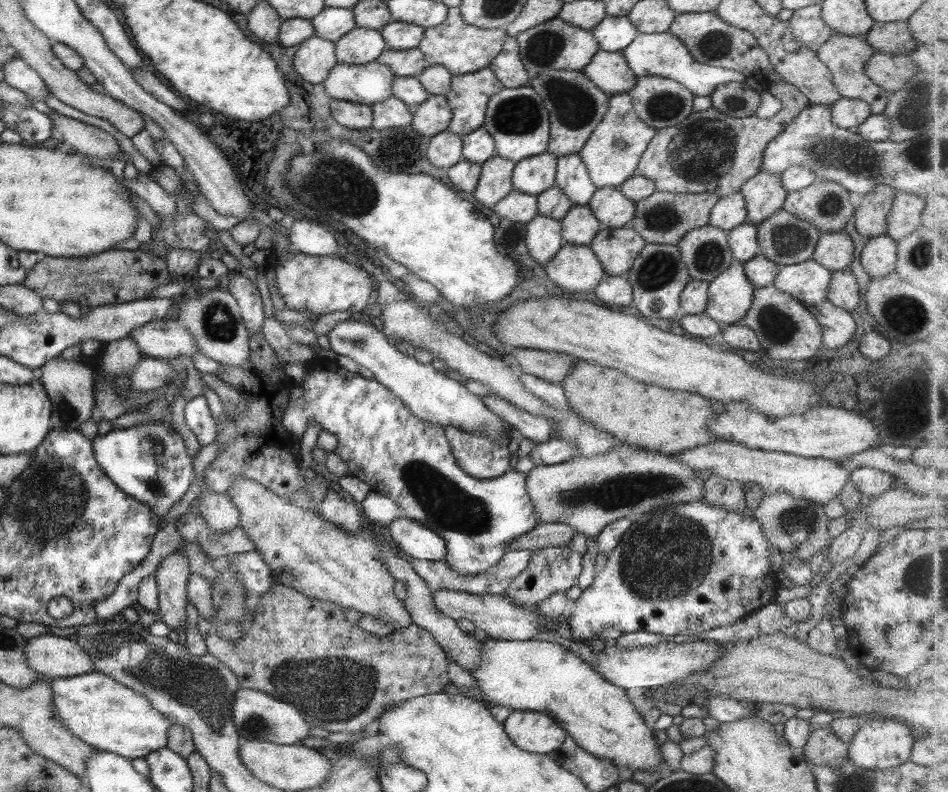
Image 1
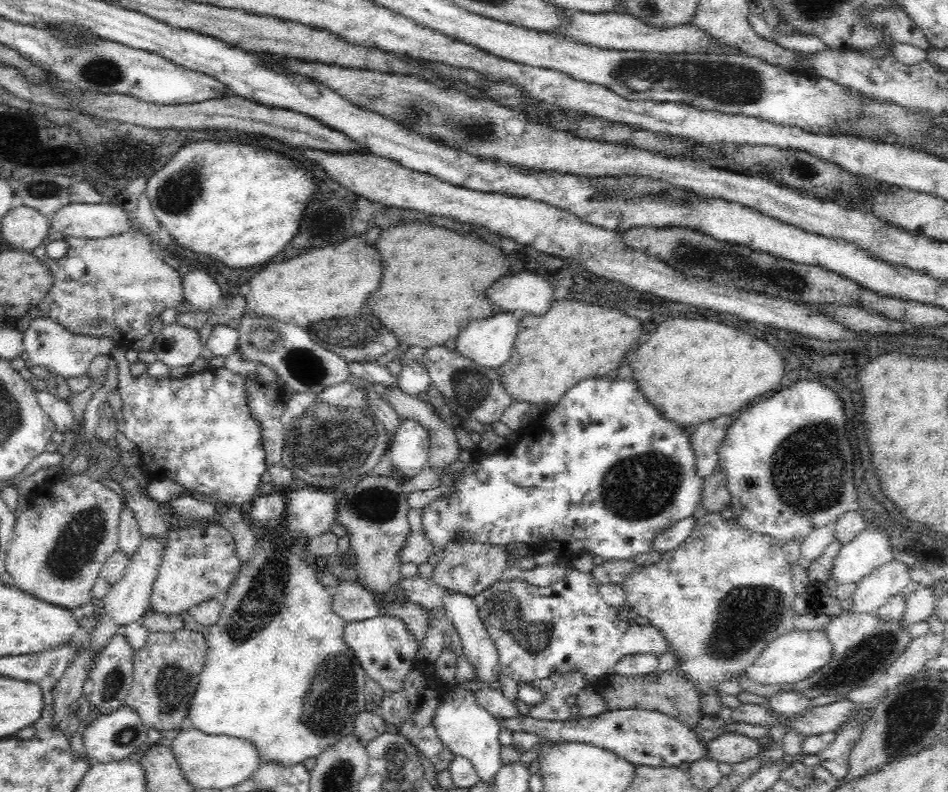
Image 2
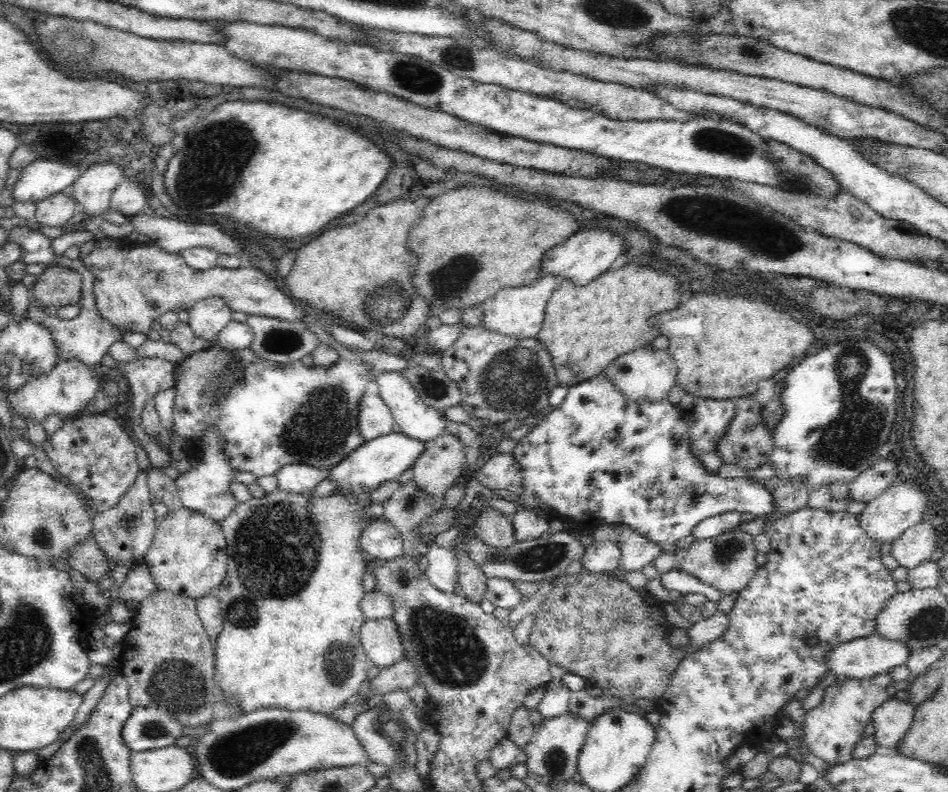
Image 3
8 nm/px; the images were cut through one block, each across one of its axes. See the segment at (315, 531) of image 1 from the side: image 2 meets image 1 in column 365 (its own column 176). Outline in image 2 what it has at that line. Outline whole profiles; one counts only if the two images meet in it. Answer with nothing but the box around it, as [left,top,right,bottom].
[150,525,240,616]

